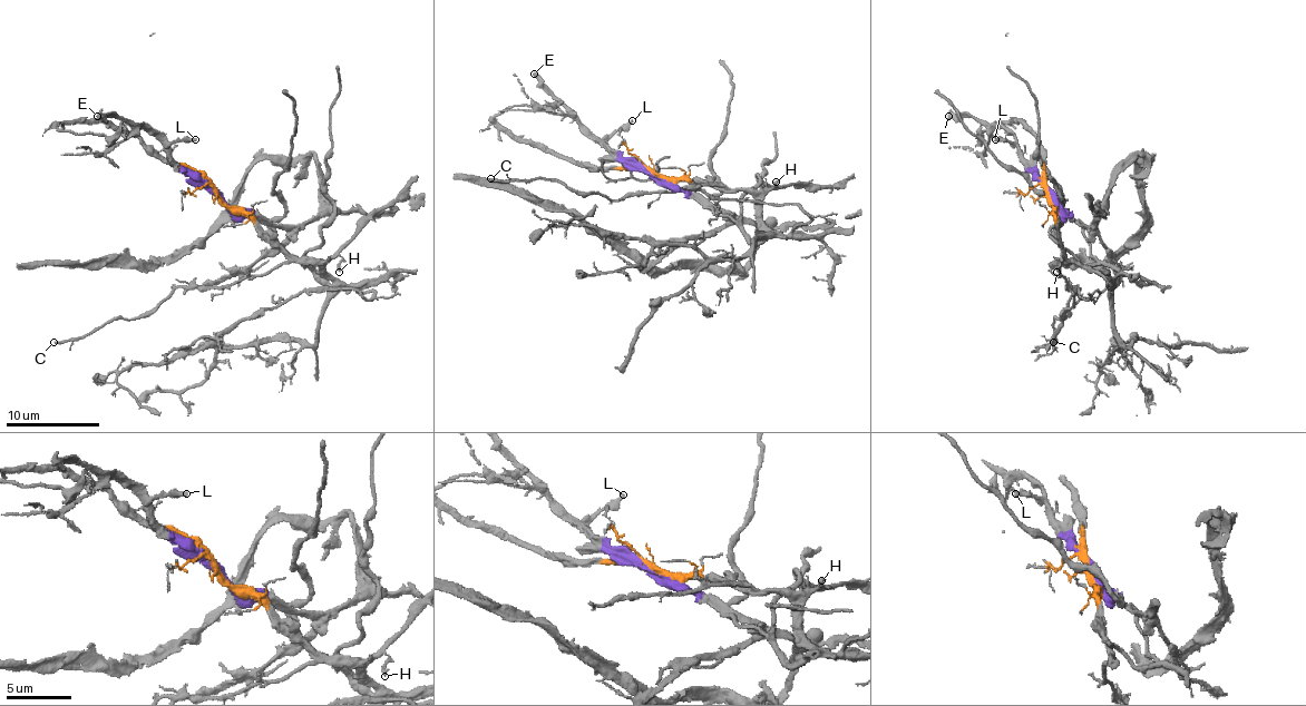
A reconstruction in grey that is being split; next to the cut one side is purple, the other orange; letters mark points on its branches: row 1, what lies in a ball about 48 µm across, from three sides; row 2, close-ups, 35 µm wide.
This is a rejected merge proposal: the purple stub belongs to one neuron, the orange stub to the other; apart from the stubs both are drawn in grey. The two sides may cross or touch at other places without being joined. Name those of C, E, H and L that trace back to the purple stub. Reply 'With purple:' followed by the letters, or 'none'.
With purple: E, L

